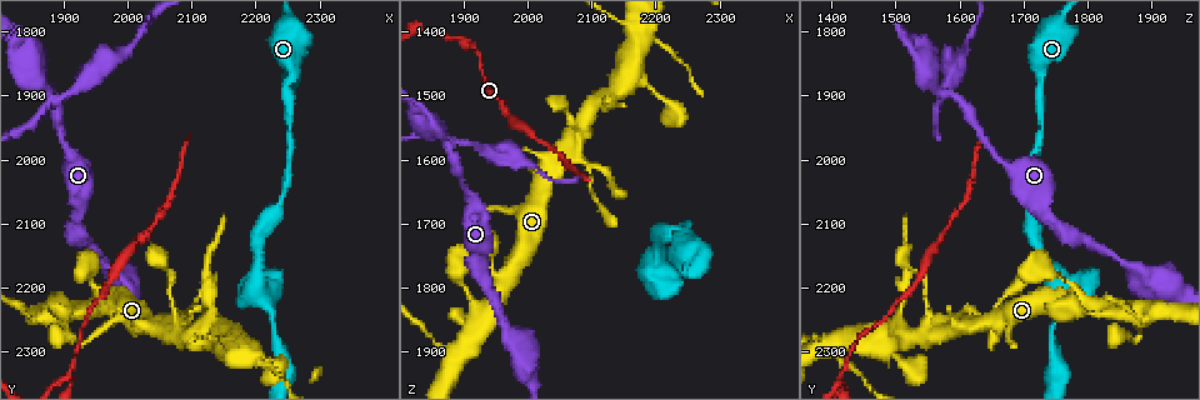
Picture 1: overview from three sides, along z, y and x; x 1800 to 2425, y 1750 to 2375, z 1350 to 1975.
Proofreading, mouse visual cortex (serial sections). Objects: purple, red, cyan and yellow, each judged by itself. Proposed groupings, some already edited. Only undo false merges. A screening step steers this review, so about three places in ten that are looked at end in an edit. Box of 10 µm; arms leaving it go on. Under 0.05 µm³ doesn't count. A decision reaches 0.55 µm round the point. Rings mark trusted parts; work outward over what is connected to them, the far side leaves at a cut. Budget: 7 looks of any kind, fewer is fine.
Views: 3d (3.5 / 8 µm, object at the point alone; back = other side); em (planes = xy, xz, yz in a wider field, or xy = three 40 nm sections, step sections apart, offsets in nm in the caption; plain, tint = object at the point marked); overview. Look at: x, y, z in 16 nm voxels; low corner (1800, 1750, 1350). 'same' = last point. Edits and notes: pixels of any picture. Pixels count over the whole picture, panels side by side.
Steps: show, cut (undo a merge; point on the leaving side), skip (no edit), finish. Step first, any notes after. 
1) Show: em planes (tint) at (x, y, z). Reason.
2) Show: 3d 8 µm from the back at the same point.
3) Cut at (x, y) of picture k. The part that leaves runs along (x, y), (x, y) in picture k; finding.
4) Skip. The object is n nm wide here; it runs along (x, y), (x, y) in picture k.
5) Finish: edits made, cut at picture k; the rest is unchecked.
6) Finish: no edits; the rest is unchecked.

Show: 3d 8 µm at (2100, 2235, 1605). Sudden change in width.

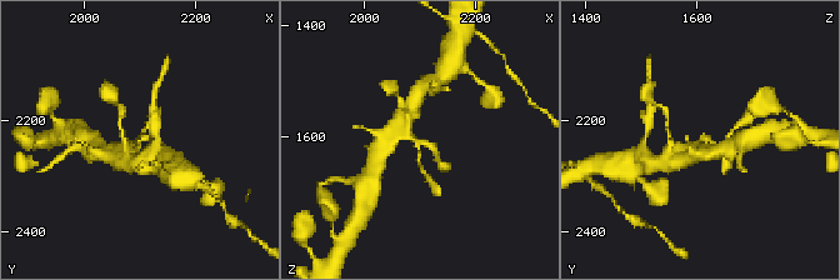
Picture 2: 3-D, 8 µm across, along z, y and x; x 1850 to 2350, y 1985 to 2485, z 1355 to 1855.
Show: em xy step 2 (tint) at the same point. Shape alone is not enough.

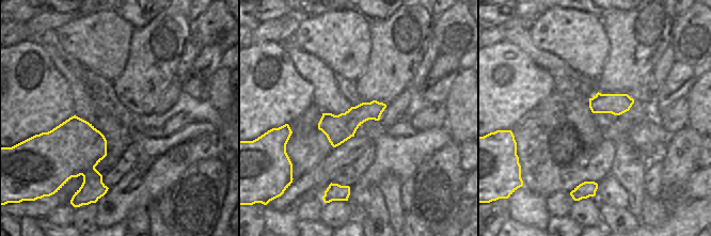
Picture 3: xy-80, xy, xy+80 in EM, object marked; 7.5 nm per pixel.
Skip. It runs along (391, 140), (405, 133), (433, 148), (439, 161) in picture 2; continuous, no second cell.

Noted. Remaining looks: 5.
Show: 3d 3.5 µm at (2180, 2280, 1410). Four-way junction.

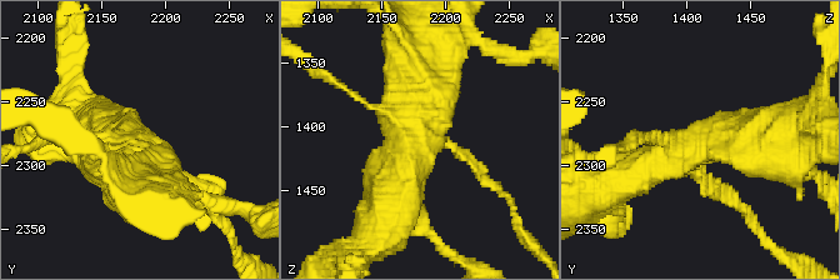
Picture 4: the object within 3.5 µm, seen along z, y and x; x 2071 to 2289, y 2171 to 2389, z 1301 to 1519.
Show: em planes (tint) at (2178, 2286, 1410).

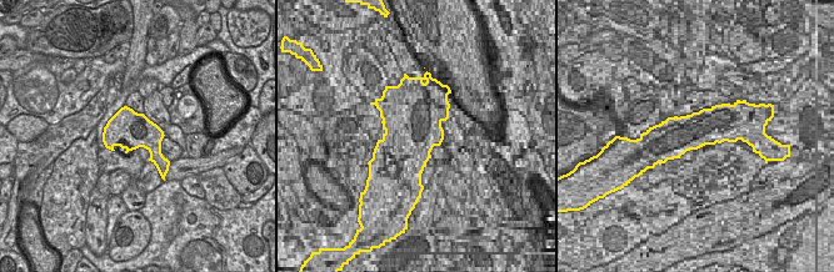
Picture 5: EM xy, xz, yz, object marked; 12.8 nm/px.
Show: em xy step 3 (tint) at the same point.

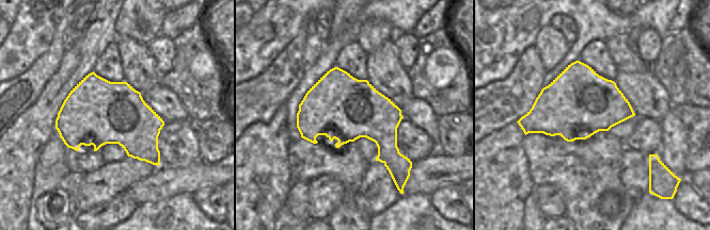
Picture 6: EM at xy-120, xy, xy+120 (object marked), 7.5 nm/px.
Cut at (729, 195) of picture 4. A border runs along (399, 152), (396, 159), (383, 162) in picture 6; two cells meet here.

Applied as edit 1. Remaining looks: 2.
Show: overview.

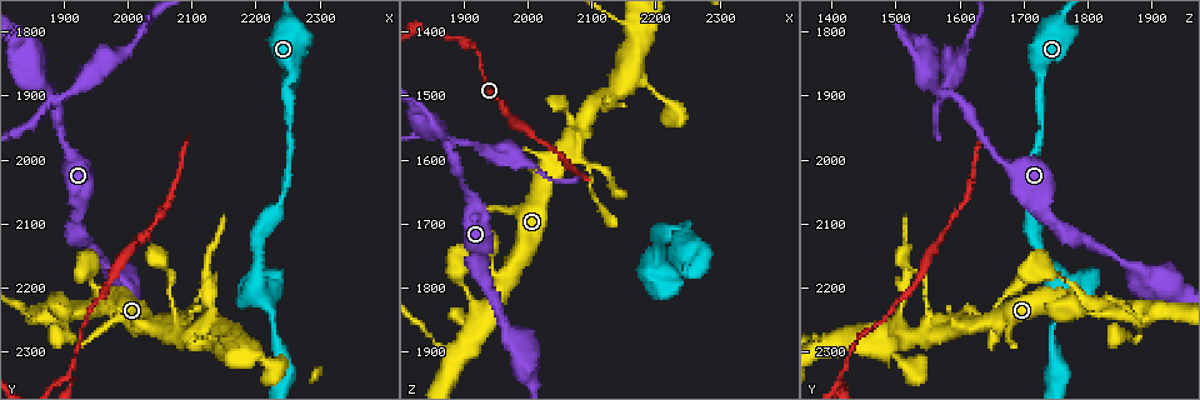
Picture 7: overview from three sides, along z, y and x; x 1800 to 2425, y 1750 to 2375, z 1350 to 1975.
Show: 3d 3.5 µm at (1885, 1900, 1590). Sharp bend.

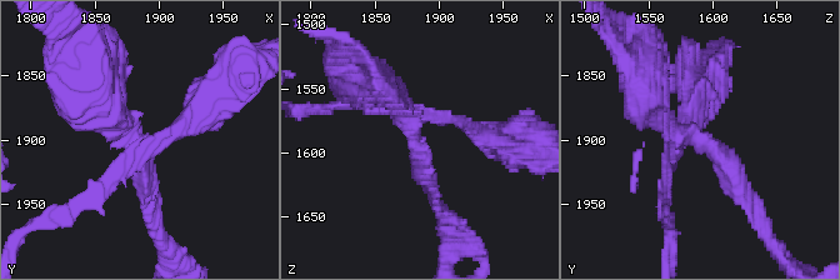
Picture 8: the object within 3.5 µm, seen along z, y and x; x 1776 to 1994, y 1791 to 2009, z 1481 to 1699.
Cut at (184, 131) of picture 8. The arms are 150, 200, 250, 350 nm wide; the part that leaves runs along (144, 145), (190, 126), (240, 76) in picture 8; a second cell is stuck on.

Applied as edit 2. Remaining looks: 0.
Finish: edits made, cut at picture 4, cut at picture 8; the rest is unchecked.

